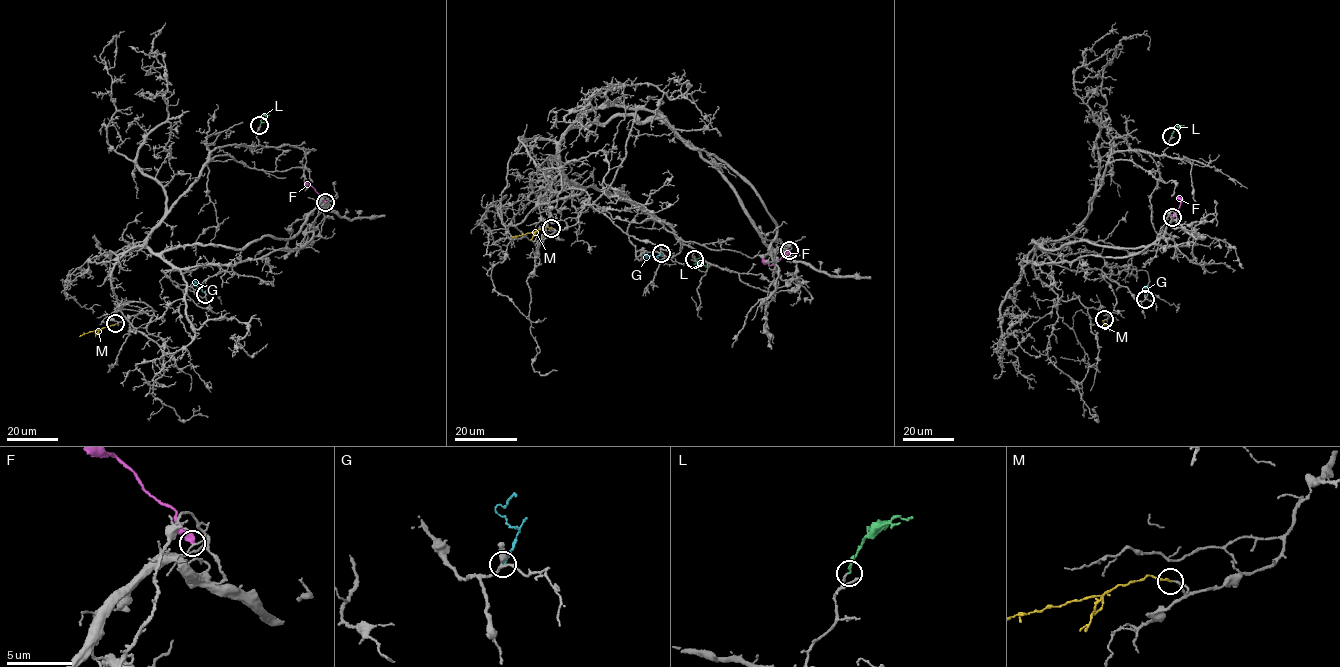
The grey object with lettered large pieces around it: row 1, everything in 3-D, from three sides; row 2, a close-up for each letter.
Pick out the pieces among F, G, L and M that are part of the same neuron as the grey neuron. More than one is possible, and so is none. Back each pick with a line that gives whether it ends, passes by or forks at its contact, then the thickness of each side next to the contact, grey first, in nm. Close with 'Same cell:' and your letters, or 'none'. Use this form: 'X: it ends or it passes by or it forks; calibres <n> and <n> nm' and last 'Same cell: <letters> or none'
G: it ends; calibres 320 and 150 nm
L: it ends; calibres 110 and 150 nm
M: it ends; calibres 110 and 120 nm
Same cell: G, L, M

